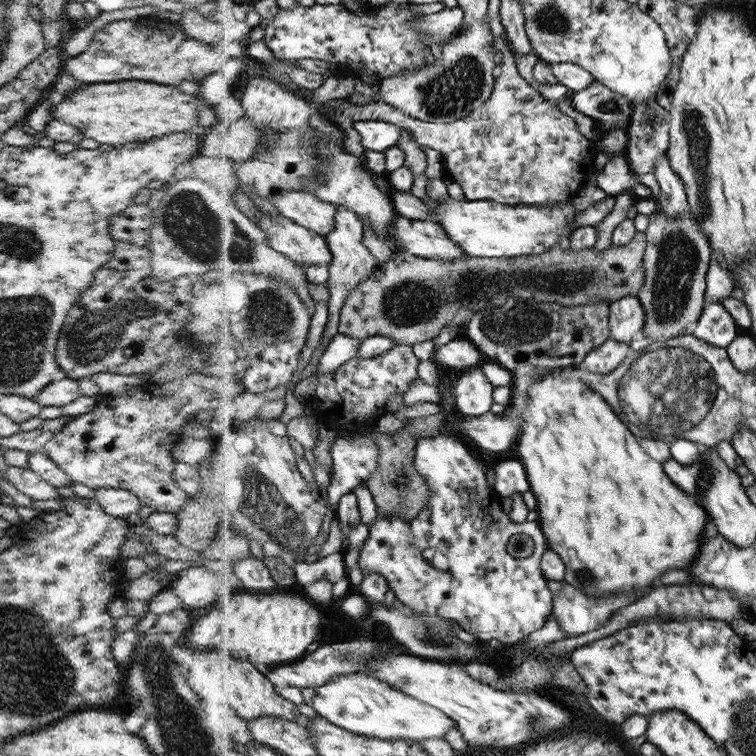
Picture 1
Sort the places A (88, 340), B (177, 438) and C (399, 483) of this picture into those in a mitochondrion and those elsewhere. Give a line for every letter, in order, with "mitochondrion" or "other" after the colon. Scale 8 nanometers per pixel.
A: mitochondrion
B: other
C: other

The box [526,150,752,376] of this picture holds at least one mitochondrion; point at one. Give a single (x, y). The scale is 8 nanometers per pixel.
(676, 261)

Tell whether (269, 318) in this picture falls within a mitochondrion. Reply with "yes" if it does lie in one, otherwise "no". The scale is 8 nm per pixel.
yes

